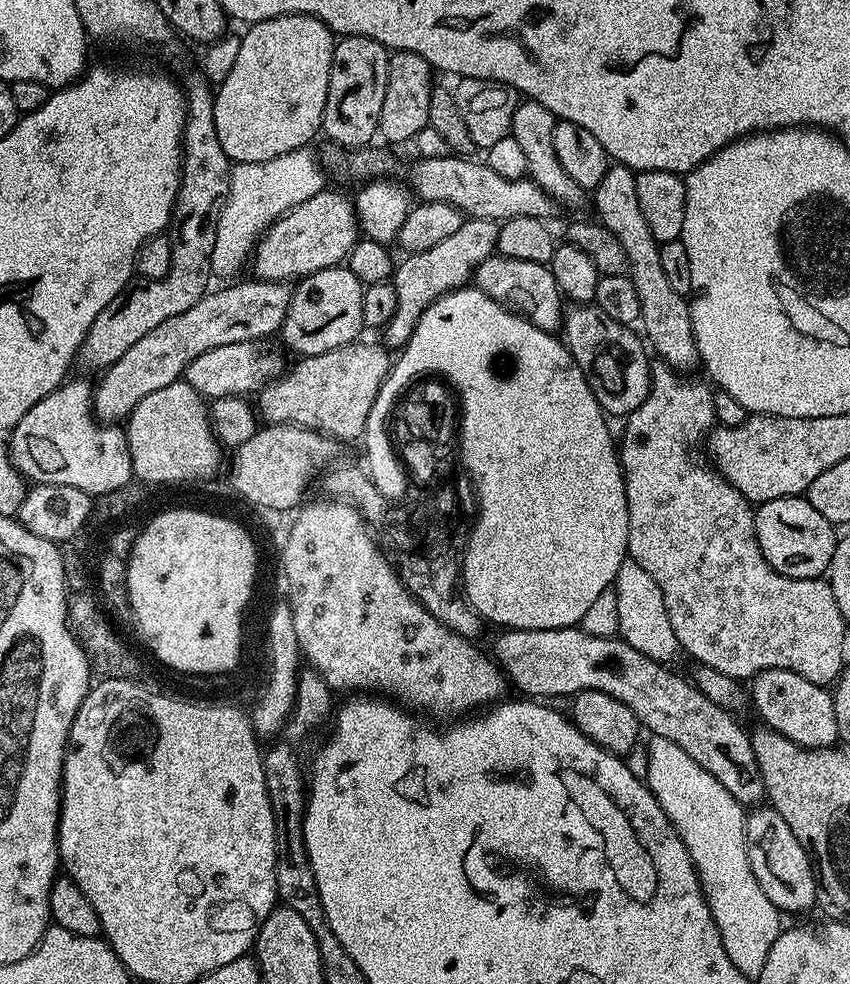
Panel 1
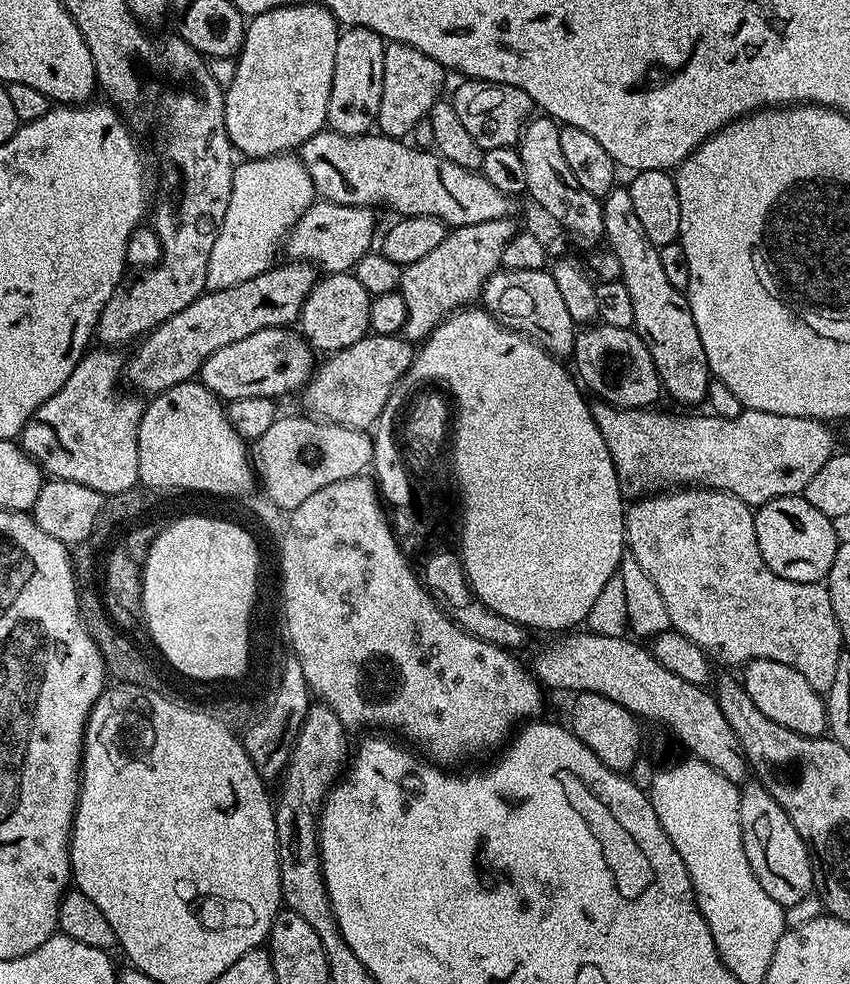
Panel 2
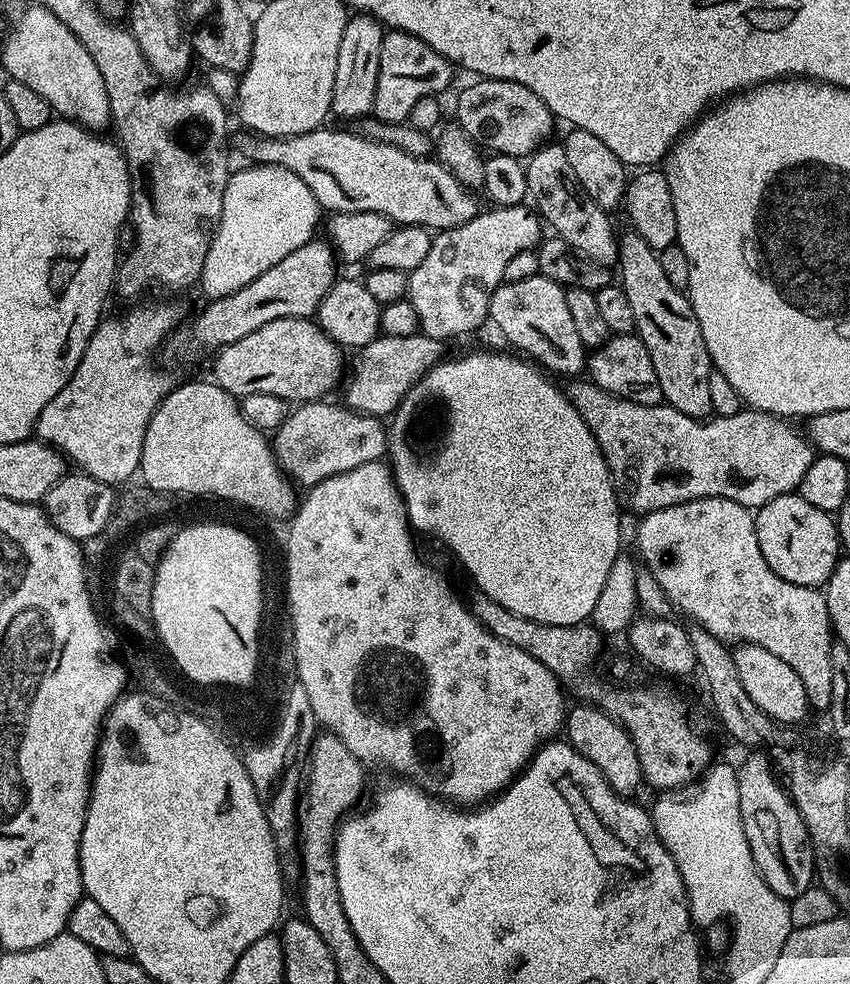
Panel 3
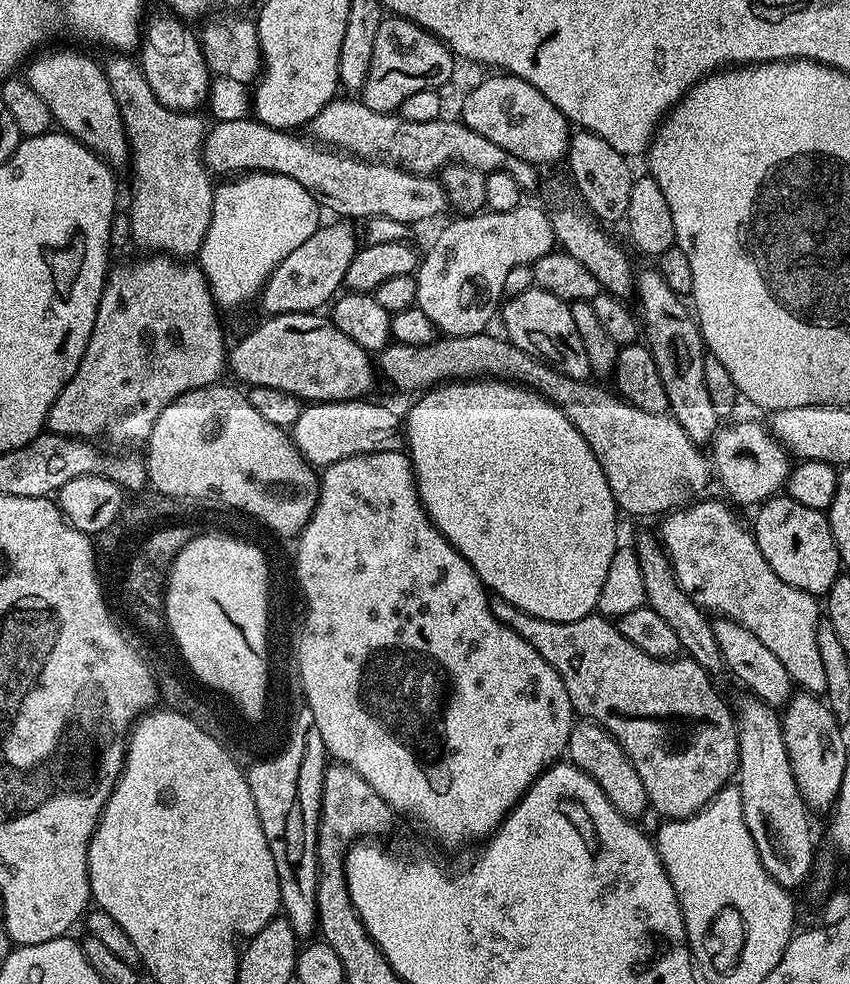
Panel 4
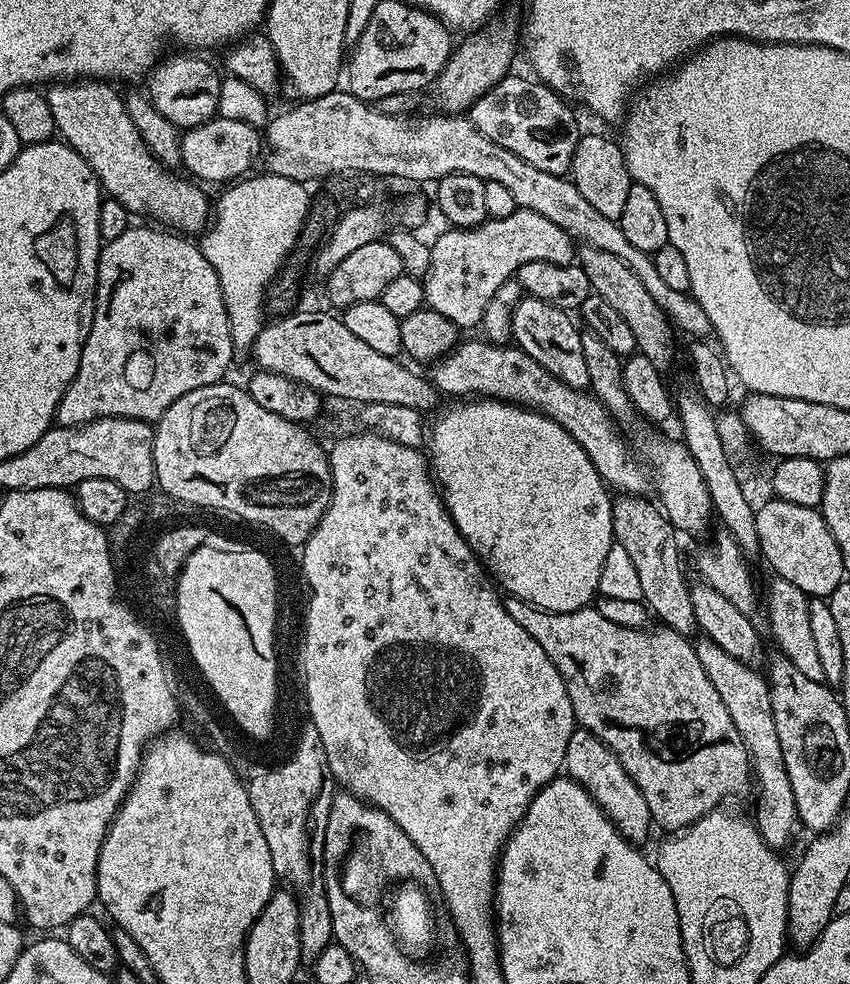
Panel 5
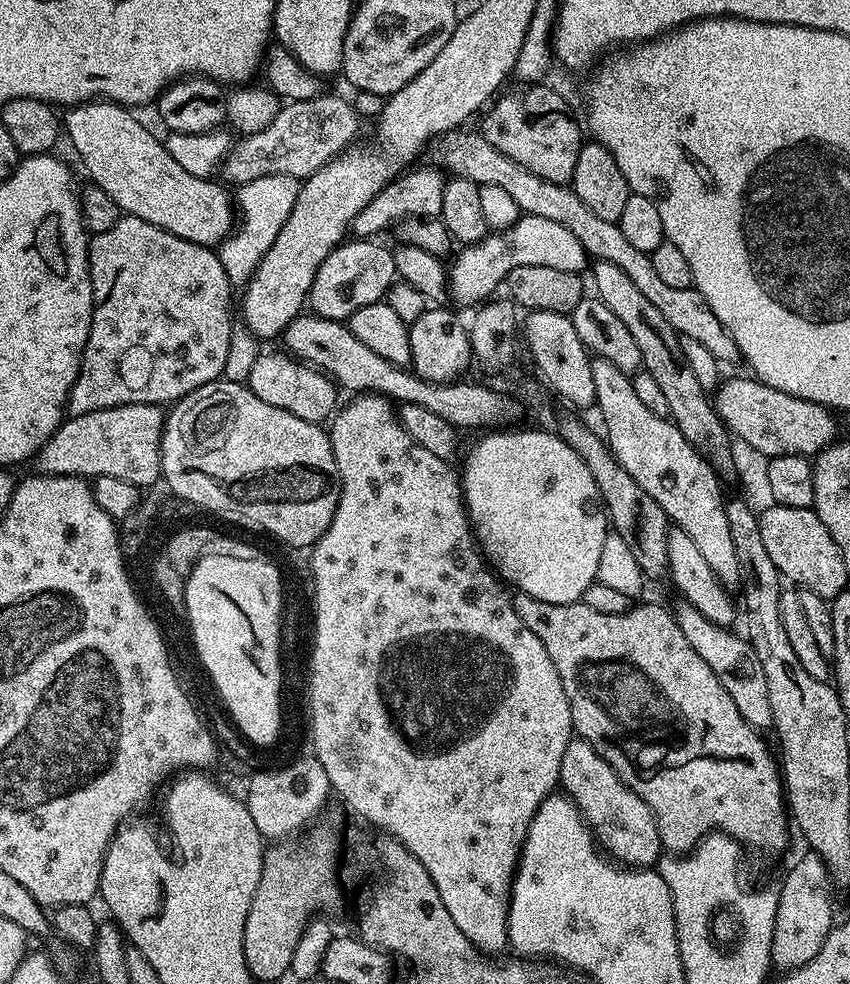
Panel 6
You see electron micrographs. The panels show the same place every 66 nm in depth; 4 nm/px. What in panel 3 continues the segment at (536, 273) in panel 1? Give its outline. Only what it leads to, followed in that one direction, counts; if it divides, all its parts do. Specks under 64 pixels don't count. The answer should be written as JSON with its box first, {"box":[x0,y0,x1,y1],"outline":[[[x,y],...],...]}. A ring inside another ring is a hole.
{"box":[488,274,586,378],"outline":[[[539,274],[534,278],[507,281],[494,290],[494,294],[490,298],[488,315],[491,323],[496,323],[497,330],[517,348],[513,349],[517,353],[531,358],[541,369],[552,374],[557,372],[560,376],[568,376],[567,378],[579,377],[585,371],[586,349],[582,338],[578,338],[578,330],[574,327],[570,310],[566,306],[565,285],[558,284]]]}

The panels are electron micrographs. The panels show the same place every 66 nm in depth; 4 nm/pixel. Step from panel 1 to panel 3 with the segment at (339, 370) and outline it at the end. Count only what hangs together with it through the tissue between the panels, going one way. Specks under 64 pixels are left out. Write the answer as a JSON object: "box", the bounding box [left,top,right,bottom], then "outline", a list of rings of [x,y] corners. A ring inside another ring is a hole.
{"box":[343,334,445,418],"outline":[[[383,334],[371,340],[365,348],[355,353],[356,361],[351,361],[350,371],[343,385],[343,403],[353,412],[377,418],[391,417],[399,408],[402,398],[411,393],[412,387],[427,374],[434,365],[445,359],[445,341],[435,340],[423,334],[394,338]]]}

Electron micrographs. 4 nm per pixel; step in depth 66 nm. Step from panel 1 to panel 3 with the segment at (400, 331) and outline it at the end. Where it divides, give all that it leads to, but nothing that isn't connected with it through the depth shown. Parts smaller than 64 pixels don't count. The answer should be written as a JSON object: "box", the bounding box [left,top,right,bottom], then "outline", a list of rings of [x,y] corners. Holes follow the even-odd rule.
{"box":[406,204,542,341],"outline":[[[515,204],[509,208],[493,207],[492,212],[477,211],[470,222],[457,228],[445,228],[437,231],[432,237],[430,254],[422,258],[422,263],[408,273],[408,295],[406,297],[418,314],[420,332],[435,340],[451,341],[451,336],[464,336],[475,328],[480,328],[489,319],[488,307],[494,290],[505,283],[504,271],[506,262],[519,252],[533,251],[541,243],[540,228],[542,221],[531,207]]]}

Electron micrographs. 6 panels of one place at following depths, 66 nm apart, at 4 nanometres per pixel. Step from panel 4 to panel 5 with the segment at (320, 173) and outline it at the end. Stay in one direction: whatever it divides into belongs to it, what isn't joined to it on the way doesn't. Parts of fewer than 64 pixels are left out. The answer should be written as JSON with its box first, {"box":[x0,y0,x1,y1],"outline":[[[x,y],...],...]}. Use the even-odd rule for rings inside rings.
{"box":[180,115,262,186],"outline":[[[219,115],[207,120],[205,124],[187,129],[180,138],[180,164],[188,170],[187,175],[197,181],[209,180],[219,186],[241,179],[259,152],[261,155],[262,136],[257,128],[245,121],[235,121]]]}

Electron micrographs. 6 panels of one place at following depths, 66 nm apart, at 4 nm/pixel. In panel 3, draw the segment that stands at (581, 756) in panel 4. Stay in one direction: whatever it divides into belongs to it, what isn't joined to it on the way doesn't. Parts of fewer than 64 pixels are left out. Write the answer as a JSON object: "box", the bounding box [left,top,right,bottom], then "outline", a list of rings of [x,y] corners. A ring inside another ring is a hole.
{"box":[563,702,644,797],"outline":[[[580,702],[577,705],[577,708],[569,707],[566,712],[563,731],[566,733],[567,743],[571,744],[574,750],[578,750],[582,758],[598,766],[602,778],[606,778],[606,782],[615,792],[627,797],[636,794],[632,792],[642,788],[644,775],[642,766],[638,762],[638,750],[630,734],[620,725],[620,721],[615,716],[606,714],[595,704]]]}

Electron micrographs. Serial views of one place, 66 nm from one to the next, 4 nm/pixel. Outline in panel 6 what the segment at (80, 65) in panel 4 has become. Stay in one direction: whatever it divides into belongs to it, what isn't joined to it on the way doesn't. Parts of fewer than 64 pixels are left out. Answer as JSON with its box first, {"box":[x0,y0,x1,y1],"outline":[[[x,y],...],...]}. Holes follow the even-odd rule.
{"box":[62,98,234,246],"outline":[[[103,98],[90,100],[87,104],[77,104],[63,113],[62,128],[66,140],[72,143],[74,151],[80,155],[84,168],[95,187],[106,190],[110,198],[119,206],[121,213],[137,216],[186,242],[205,246],[219,246],[234,228],[234,200],[223,183],[215,184],[215,179],[203,180],[182,170],[166,150],[161,137],[155,136],[138,117],[135,111],[125,105],[113,104]]]}

